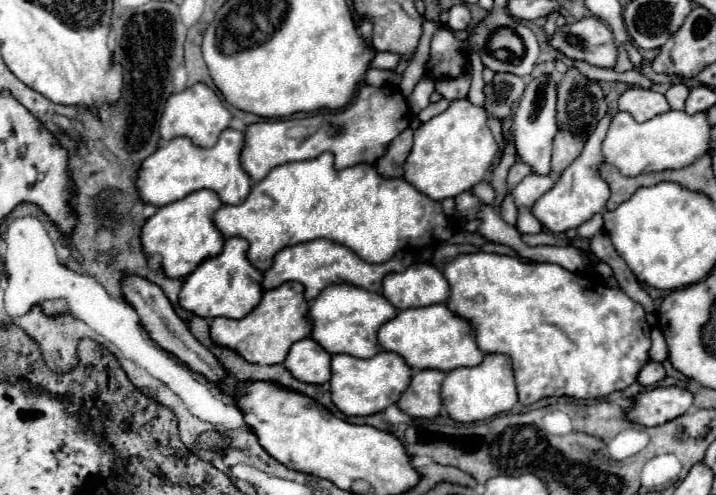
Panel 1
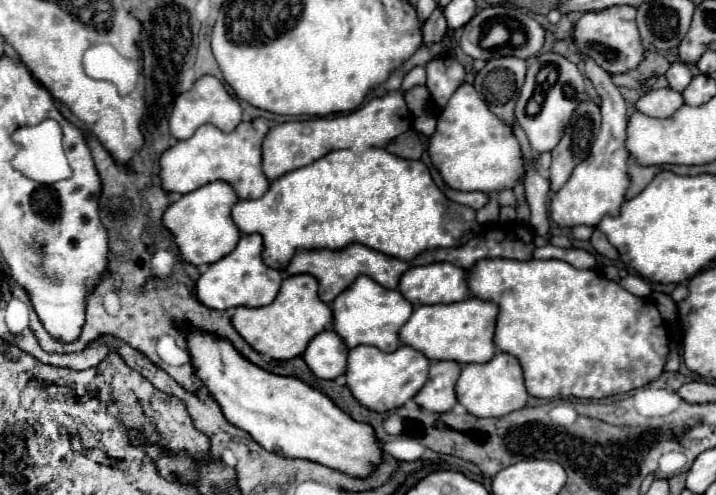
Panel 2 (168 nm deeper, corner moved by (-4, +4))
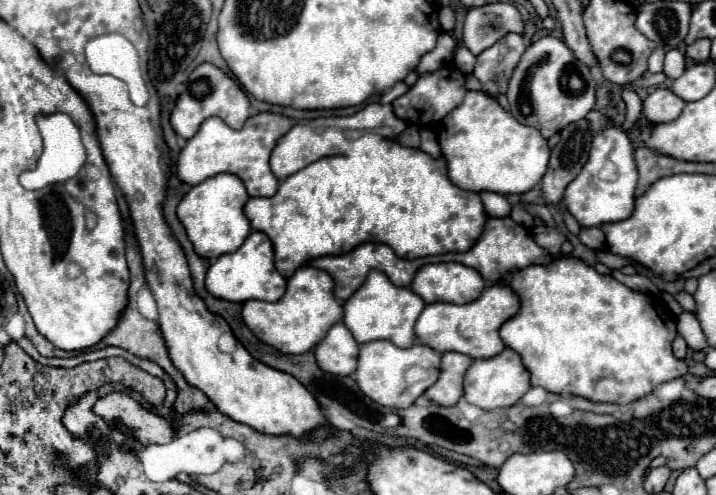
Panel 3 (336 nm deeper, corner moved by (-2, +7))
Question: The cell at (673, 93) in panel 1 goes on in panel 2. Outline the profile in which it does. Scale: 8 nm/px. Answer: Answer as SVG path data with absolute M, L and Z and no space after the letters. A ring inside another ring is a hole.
M675 62L671 64L671 68L667 70L667 80L669 80L669 88L675 90L675 92L683 92L683 88L687 88L687 84L691 82L693 74L691 70L687 68L687 64L683 62Z

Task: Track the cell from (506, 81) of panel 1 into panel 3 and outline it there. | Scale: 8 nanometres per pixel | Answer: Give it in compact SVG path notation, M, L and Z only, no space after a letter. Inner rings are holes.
M507 33L493 47L479 53L473 75L481 81L483 93L491 97L505 93L511 71L515 69L523 53L525 53L525 43L523 37L517 33Z

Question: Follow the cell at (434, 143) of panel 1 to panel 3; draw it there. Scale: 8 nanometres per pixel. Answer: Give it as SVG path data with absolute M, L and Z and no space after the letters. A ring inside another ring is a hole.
M467 91L463 103L453 109L441 123L439 123L439 131L437 131L437 139L441 145L441 153L447 159L447 167L449 167L449 179L467 191L493 191L493 193L501 193L501 195L511 195L511 193L525 193L531 187L535 187L545 171L547 171L547 163L549 163L549 145L547 139L541 137L541 133L533 127L521 125L509 111L505 111L493 97L481 93L481 91Z

